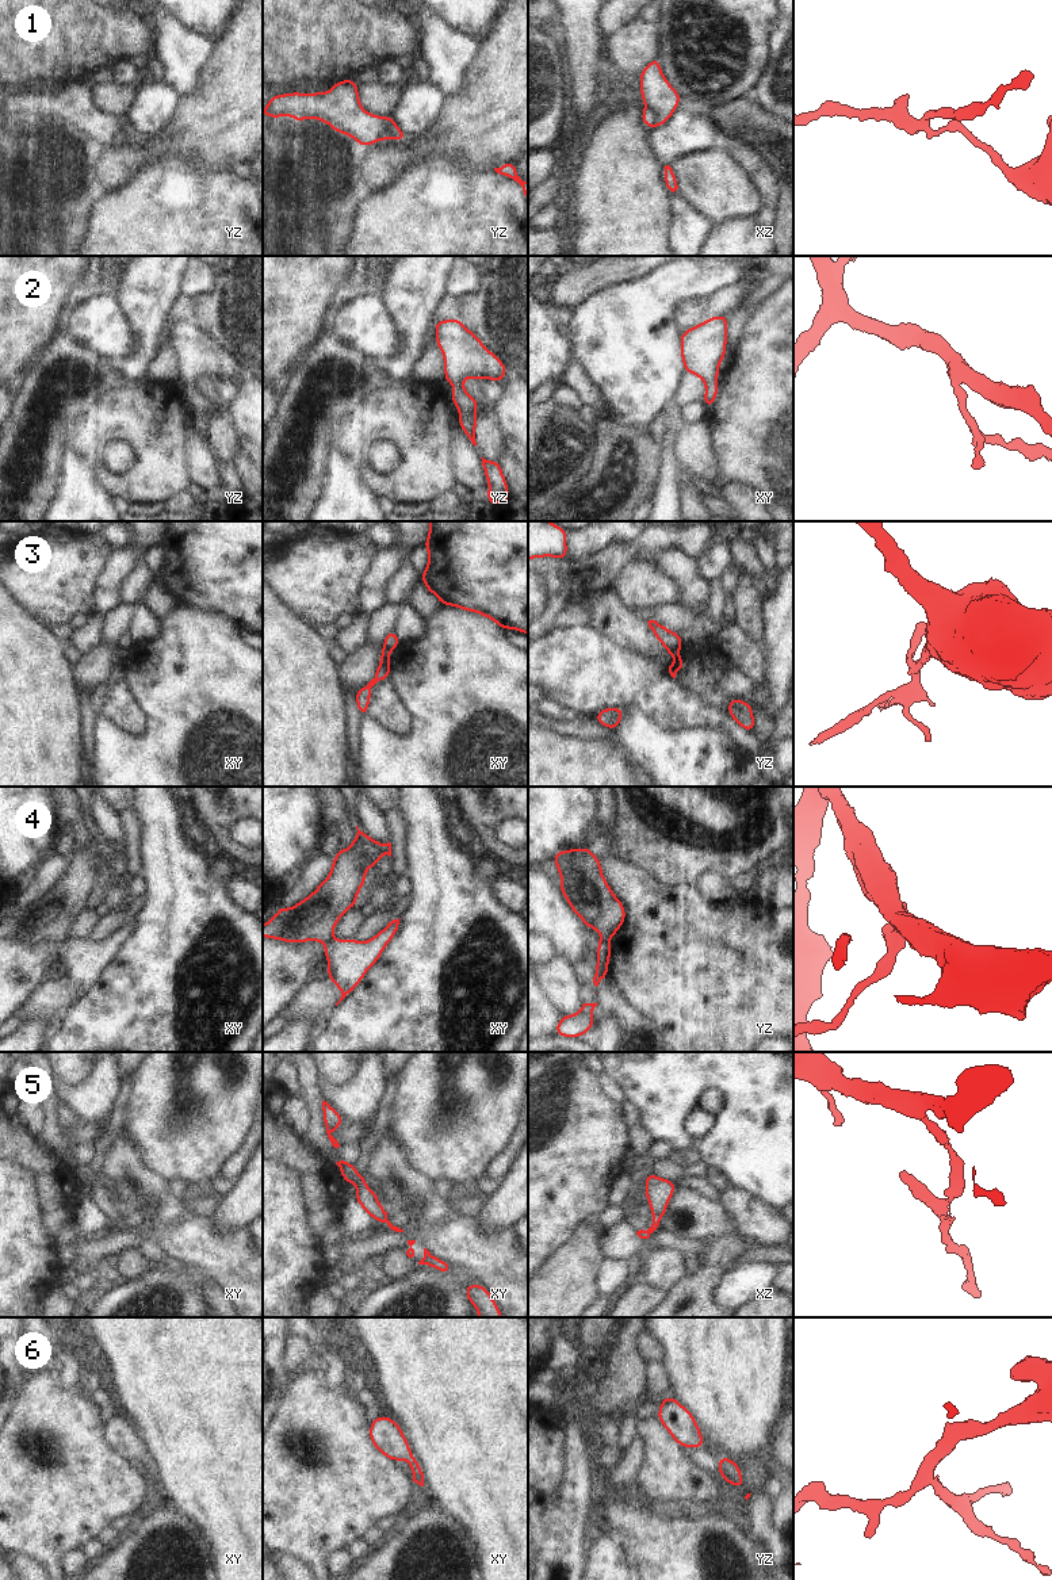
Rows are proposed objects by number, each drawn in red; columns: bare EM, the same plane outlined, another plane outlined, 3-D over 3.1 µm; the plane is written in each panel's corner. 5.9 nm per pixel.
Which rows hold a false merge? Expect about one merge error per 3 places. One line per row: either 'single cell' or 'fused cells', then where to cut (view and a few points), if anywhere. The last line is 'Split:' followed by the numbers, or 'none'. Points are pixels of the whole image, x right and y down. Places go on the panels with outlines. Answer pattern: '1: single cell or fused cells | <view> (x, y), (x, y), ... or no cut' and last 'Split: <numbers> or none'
1: fused cells | xz (646, 106), (655, 114), (655, 125)
2: single cell | no cut
3: fused cells | xy (382, 649), (387, 654)
4: fused cells | yz (601, 938), (608, 941)
5: single cell | no cut
6: single cell | no cut
Split: 1, 3, 4

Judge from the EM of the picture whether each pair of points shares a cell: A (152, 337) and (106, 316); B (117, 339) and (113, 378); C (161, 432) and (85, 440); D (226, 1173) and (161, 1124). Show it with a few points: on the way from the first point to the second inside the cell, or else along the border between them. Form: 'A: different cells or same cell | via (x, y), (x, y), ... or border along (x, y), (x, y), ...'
A: different cells | border along (117, 297), (133, 337), (133, 349), (125, 358)
B: different cells | border along (84, 345), (113, 360)
C: same cell | via (142, 428), (104, 428)
D: different cells | border along (237, 1148), (218, 1173)

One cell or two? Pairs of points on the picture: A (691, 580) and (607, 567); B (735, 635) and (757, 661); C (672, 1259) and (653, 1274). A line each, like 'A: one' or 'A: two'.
A: two
B: one
C: one

